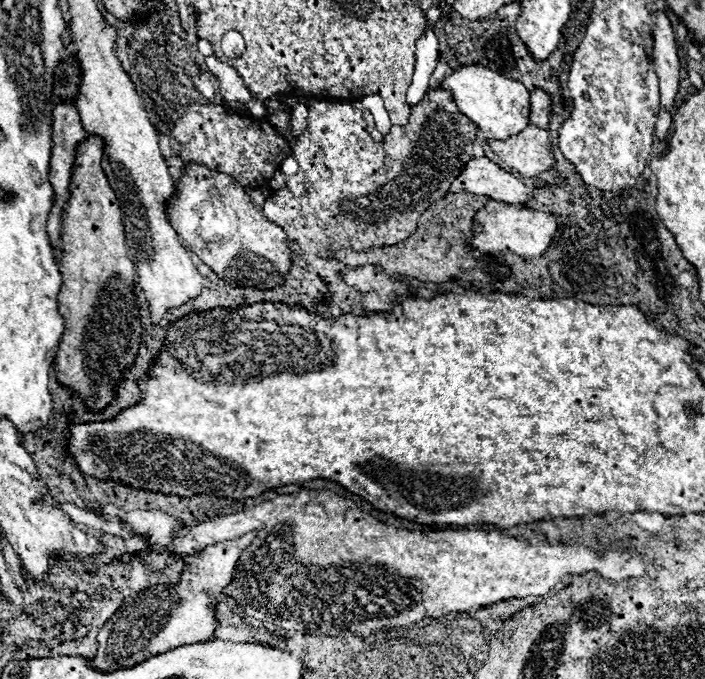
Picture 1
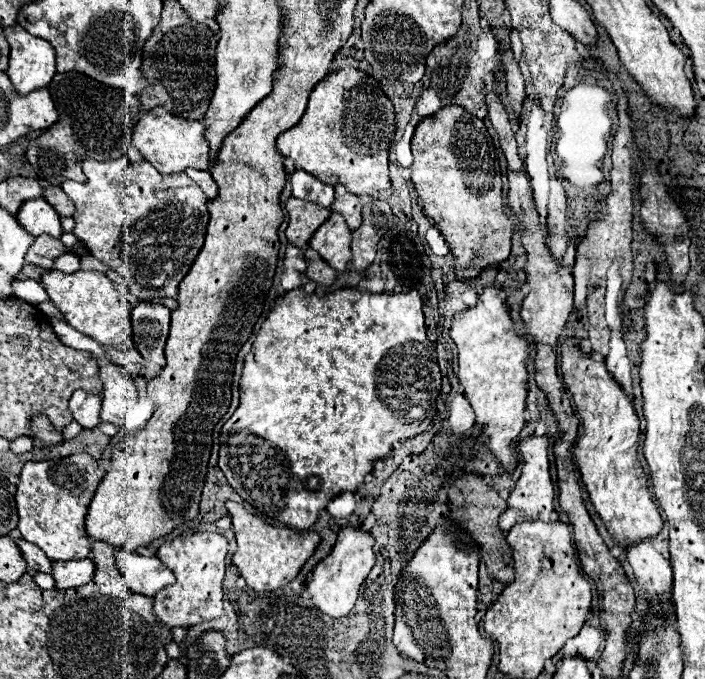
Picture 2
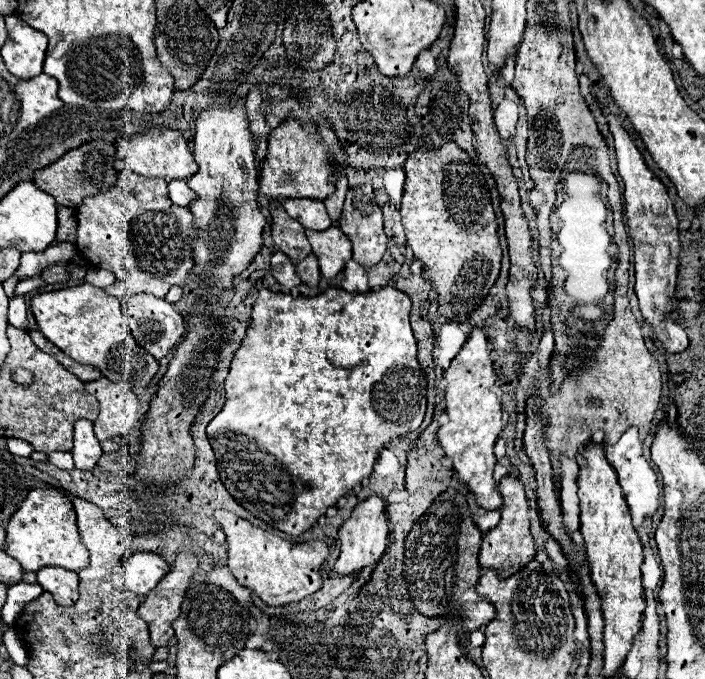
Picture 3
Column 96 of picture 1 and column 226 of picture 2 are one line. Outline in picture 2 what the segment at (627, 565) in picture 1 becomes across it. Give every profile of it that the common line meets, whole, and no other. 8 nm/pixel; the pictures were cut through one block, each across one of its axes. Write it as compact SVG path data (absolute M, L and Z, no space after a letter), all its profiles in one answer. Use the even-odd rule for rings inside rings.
M226 502L228 514L232 518L232 530L238 542L238 550L232 556L232 564L238 568L240 576L246 584L256 592L270 592L290 584L306 560L314 554L320 544L320 536L316 532L296 532L288 528L274 528L264 524L260 518L252 516L238 502Z

